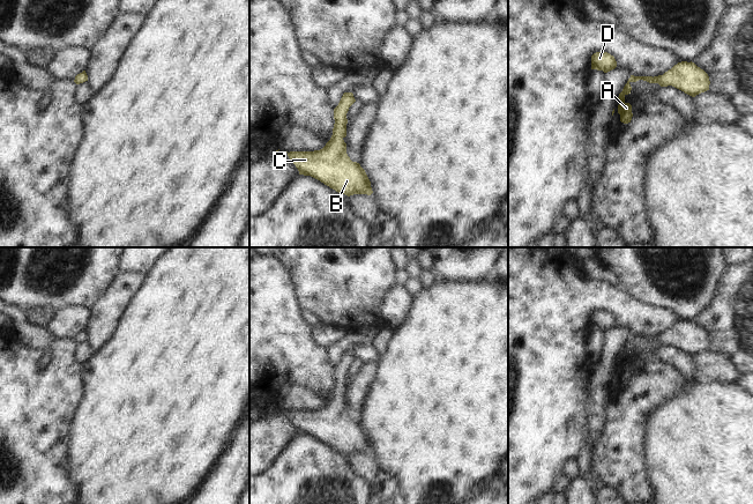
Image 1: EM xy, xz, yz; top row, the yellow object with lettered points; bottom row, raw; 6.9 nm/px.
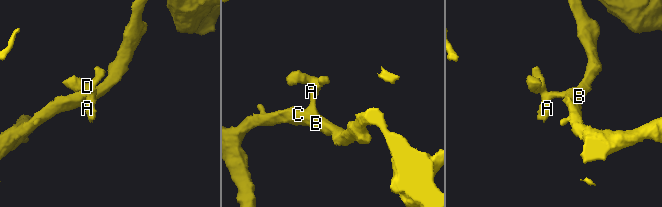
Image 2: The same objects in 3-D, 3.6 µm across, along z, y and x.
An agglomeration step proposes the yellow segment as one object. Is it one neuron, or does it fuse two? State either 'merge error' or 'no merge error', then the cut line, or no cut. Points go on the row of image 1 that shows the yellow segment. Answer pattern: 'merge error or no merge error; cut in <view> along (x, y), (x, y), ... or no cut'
no merge error; no cut

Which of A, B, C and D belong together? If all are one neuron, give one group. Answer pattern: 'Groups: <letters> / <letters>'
Groups: A B C D

